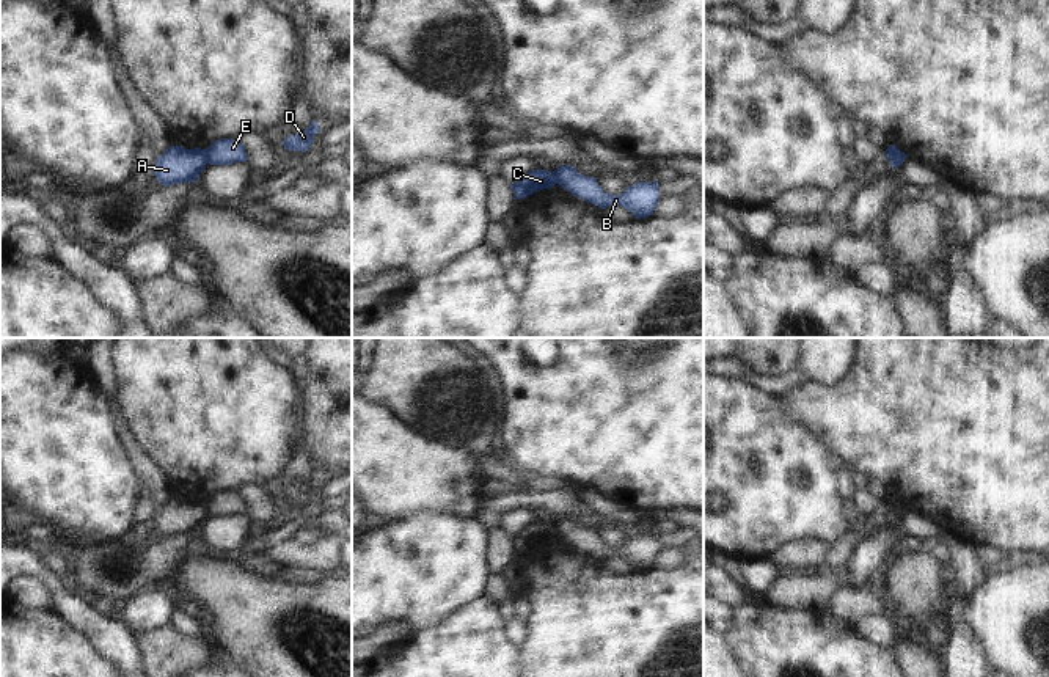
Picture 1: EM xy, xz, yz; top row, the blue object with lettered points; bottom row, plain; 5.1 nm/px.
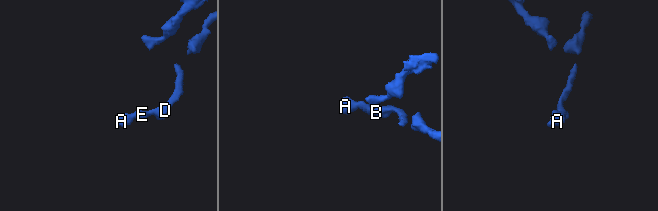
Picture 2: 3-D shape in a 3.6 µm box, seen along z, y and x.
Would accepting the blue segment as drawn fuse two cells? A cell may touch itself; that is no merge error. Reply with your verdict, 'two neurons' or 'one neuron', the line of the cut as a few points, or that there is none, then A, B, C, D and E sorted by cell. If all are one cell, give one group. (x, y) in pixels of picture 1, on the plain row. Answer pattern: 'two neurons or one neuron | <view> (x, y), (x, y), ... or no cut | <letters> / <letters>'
two neurons | yz (900, 503), (897, 509), (888, 511) | A C / B D E

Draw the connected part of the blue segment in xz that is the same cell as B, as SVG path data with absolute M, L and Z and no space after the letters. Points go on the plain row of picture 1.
M573 517L557 518L554 521L556 534L573 548L586 554L597 556L600 561L620 558L630 562L634 570L647 570L660 554L658 534L638 534L627 539L620 547L609 547L601 542L597 529L583 528Z

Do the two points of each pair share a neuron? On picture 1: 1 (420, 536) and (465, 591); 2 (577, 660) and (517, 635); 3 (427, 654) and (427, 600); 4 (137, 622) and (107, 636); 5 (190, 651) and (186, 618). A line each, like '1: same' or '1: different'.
1: same
2: different
3: different
4: different
5: different

